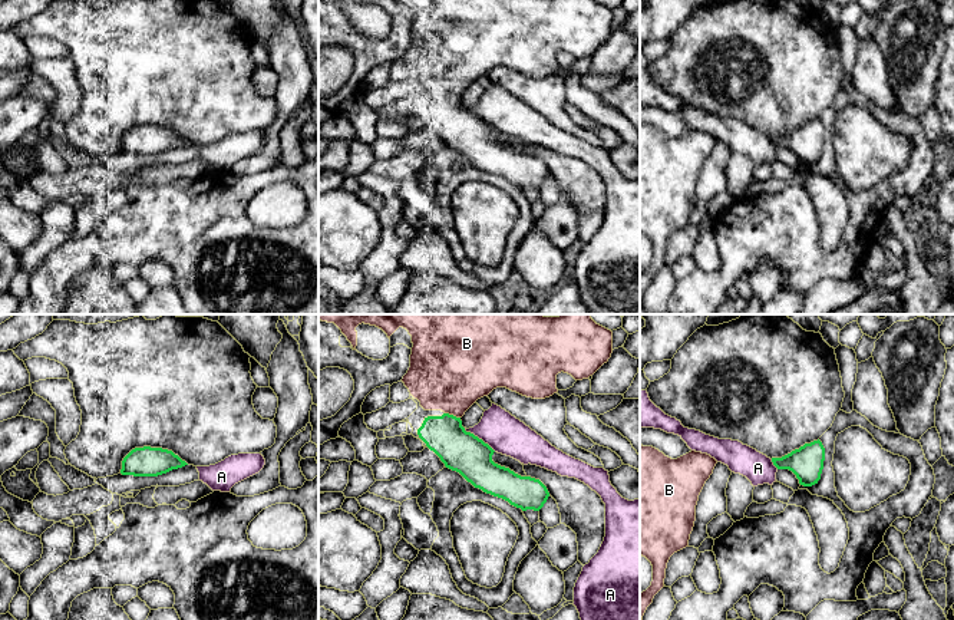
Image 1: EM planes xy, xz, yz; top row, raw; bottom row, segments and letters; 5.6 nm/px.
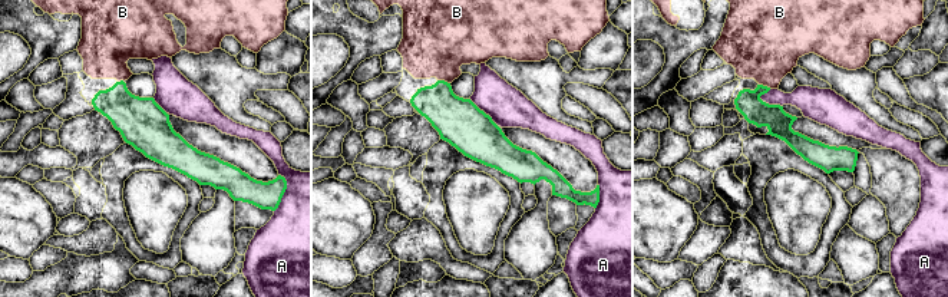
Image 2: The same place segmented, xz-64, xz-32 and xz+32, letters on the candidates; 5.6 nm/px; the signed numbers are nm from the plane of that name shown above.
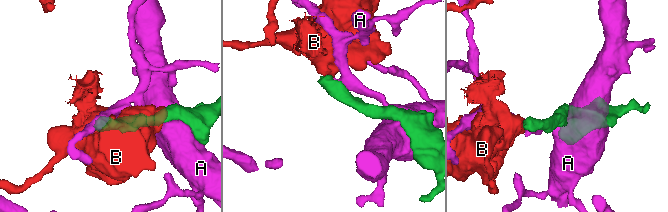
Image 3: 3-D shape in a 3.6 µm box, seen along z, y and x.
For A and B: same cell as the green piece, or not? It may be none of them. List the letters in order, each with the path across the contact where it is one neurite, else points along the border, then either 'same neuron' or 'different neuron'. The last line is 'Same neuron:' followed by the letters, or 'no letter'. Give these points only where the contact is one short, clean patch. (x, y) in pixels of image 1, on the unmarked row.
A: different neuron
B: same neuron
Same neuron: B

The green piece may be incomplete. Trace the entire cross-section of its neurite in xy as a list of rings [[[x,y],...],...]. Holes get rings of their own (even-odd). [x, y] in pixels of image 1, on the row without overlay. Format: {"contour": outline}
{"contour": [[[135,126],[122,139],[122,154],[158,155],[188,144],[172,129],[162,126]]]}

